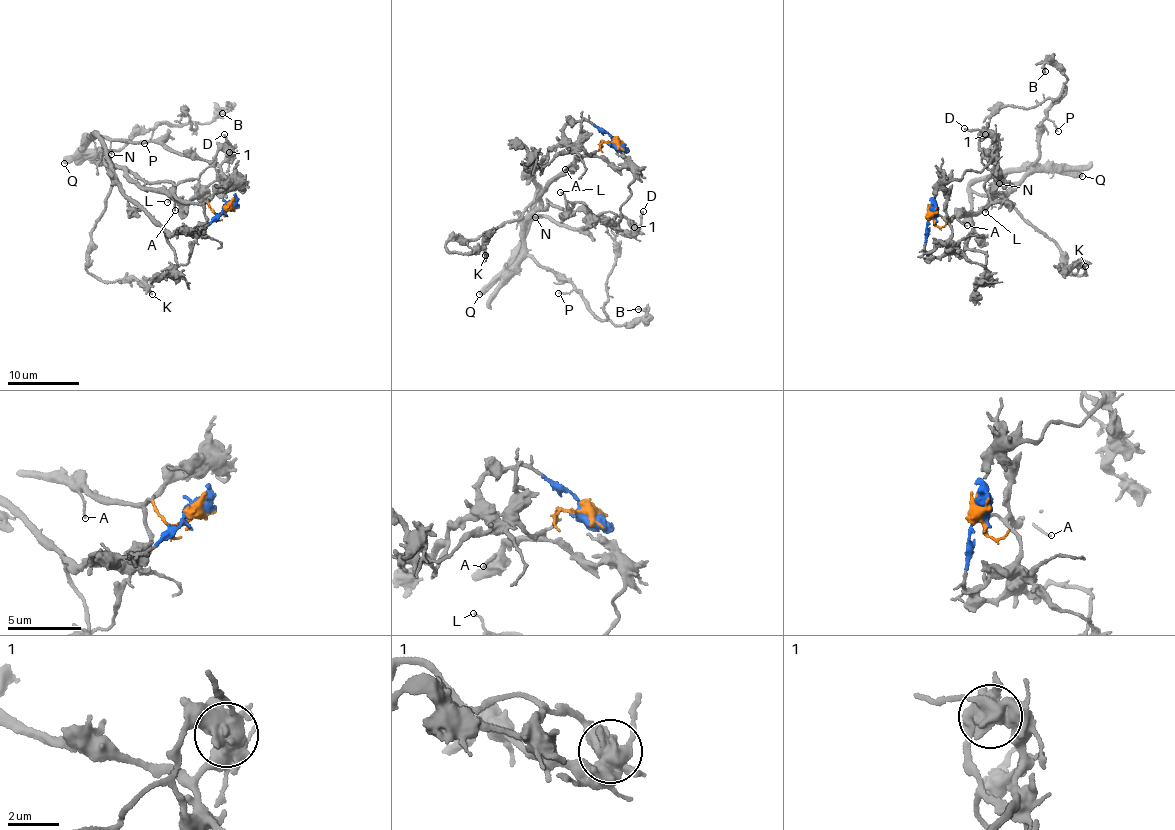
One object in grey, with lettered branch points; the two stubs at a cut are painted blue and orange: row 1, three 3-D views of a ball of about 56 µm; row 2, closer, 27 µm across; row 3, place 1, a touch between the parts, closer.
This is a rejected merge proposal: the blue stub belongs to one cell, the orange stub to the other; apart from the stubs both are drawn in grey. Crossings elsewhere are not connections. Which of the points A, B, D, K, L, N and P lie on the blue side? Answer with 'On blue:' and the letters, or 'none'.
On blue: D, K, N

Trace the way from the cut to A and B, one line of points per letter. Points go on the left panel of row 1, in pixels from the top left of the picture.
A: (229, 208), (217, 213), (206, 202), (184, 204), (174, 196), (174, 210)
B: (229, 208), (217, 213), (207, 202), (148, 190), (103, 158), (165, 123), (214, 120), (230, 108), (222, 113)

